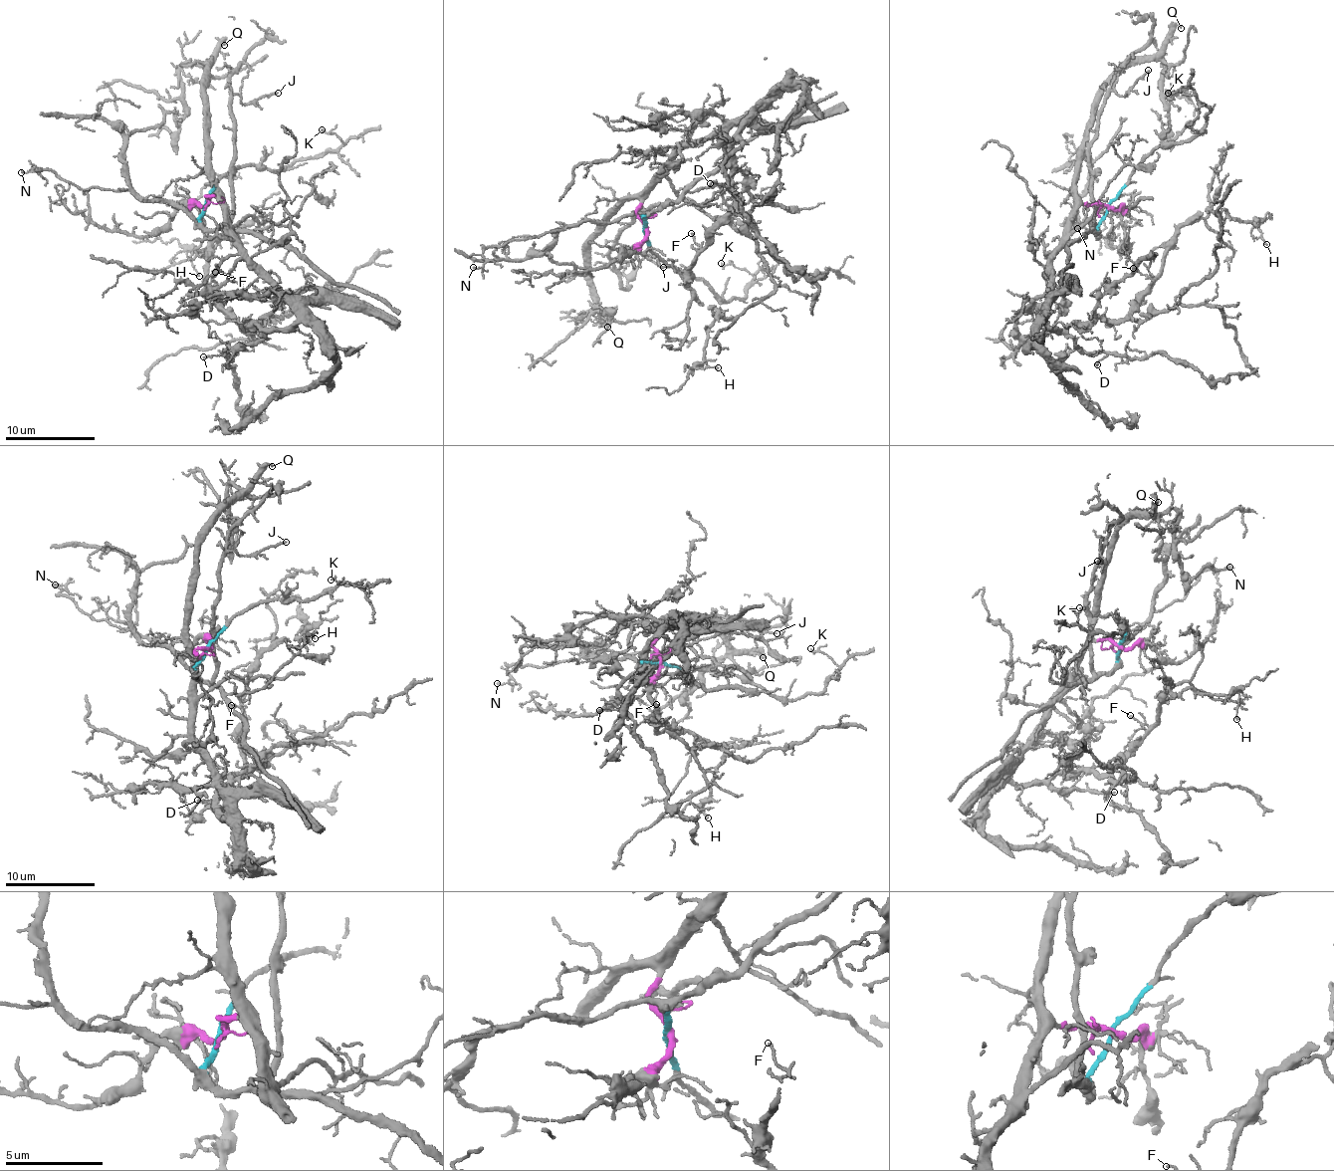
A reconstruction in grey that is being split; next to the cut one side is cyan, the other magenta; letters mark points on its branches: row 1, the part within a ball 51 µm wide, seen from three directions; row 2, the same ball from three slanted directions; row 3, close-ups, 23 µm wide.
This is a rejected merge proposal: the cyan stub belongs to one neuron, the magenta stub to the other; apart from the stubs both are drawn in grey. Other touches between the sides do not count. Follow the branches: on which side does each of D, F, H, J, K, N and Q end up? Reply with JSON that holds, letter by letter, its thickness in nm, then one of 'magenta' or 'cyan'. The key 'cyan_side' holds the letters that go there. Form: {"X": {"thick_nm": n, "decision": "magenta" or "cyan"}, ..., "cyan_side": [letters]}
{"D": {"thick_nm": 110, "decision": "magenta"}, "F": {"thick_nm": 110, "decision": "magenta"}, "H": {"thick_nm": 120, "decision": "magenta"}, "J": {"thick_nm": 150, "decision": "cyan"}, "K": {"thick_nm": 160, "decision": "cyan"}, "N": {"thick_nm": 110, "decision": "cyan"}, "Q": {"thick_nm": 200, "decision": "magenta"}, "cyan_side": ["J", "K", "N"]}

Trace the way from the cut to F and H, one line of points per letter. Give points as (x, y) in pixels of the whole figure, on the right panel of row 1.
F: (1106, 206), (1080, 204), (1071, 217), (1051, 272), (1049, 328), (1121, 319), (1152, 282), (1133, 269)
H: (1106, 206), (1080, 204), (1071, 217), (1049, 328), (1121, 319), (1177, 231), (1209, 210), (1253, 222), (1267, 244)

